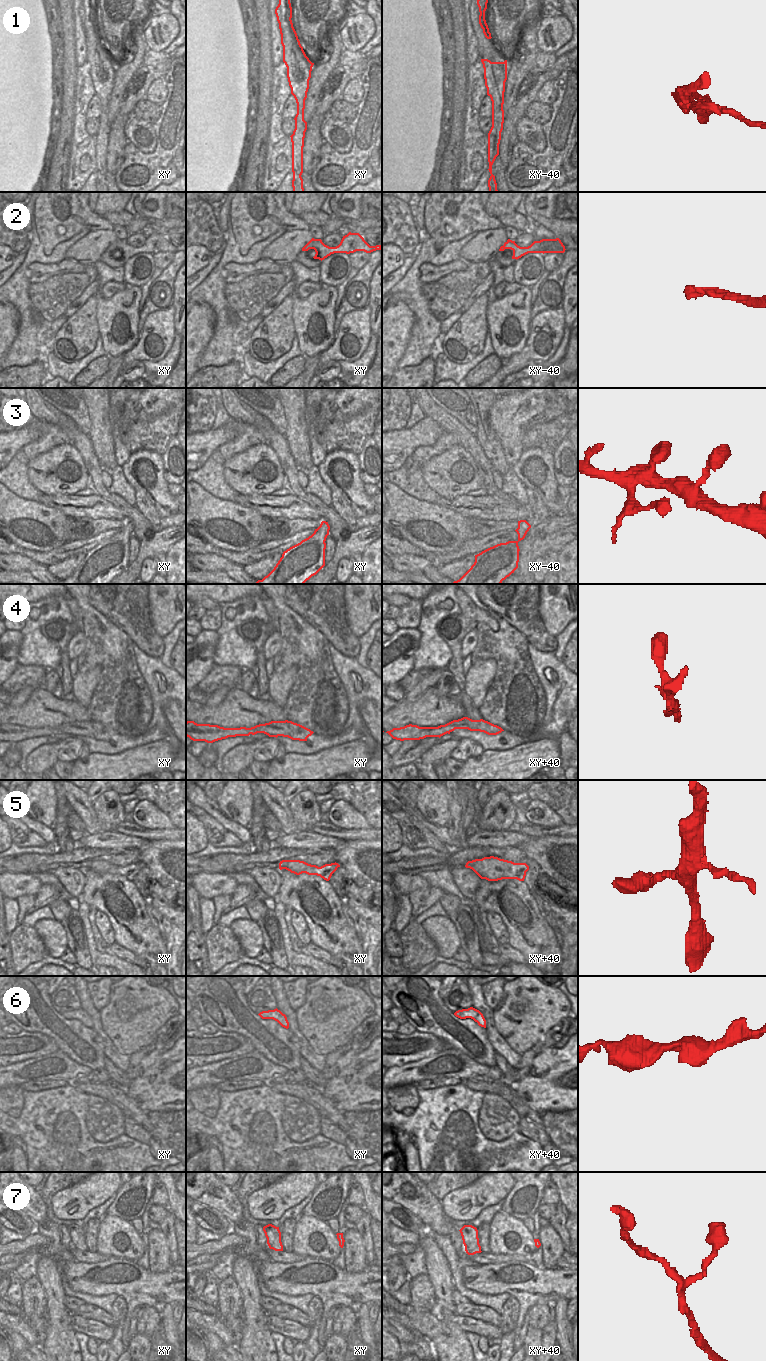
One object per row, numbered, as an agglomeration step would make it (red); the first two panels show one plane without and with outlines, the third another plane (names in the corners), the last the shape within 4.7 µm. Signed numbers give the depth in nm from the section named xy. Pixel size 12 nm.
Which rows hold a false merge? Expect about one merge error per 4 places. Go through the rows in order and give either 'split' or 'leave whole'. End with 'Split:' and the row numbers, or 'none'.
1: split
2: leave whole
3: leave whole
4: leave whole
5: leave whole
6: leave whole
7: leave whole
Split: 1

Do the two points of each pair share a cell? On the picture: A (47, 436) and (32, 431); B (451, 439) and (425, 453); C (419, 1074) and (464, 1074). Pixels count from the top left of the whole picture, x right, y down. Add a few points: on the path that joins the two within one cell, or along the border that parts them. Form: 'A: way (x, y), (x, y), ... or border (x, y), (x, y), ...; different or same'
A: border (39, 420), (40, 436), (27, 443), (22, 449); different
B: way (445, 441), (436, 449), (431, 450); same
C: way (430, 1073), (441, 1073), (444, 1075), (453, 1073); same

